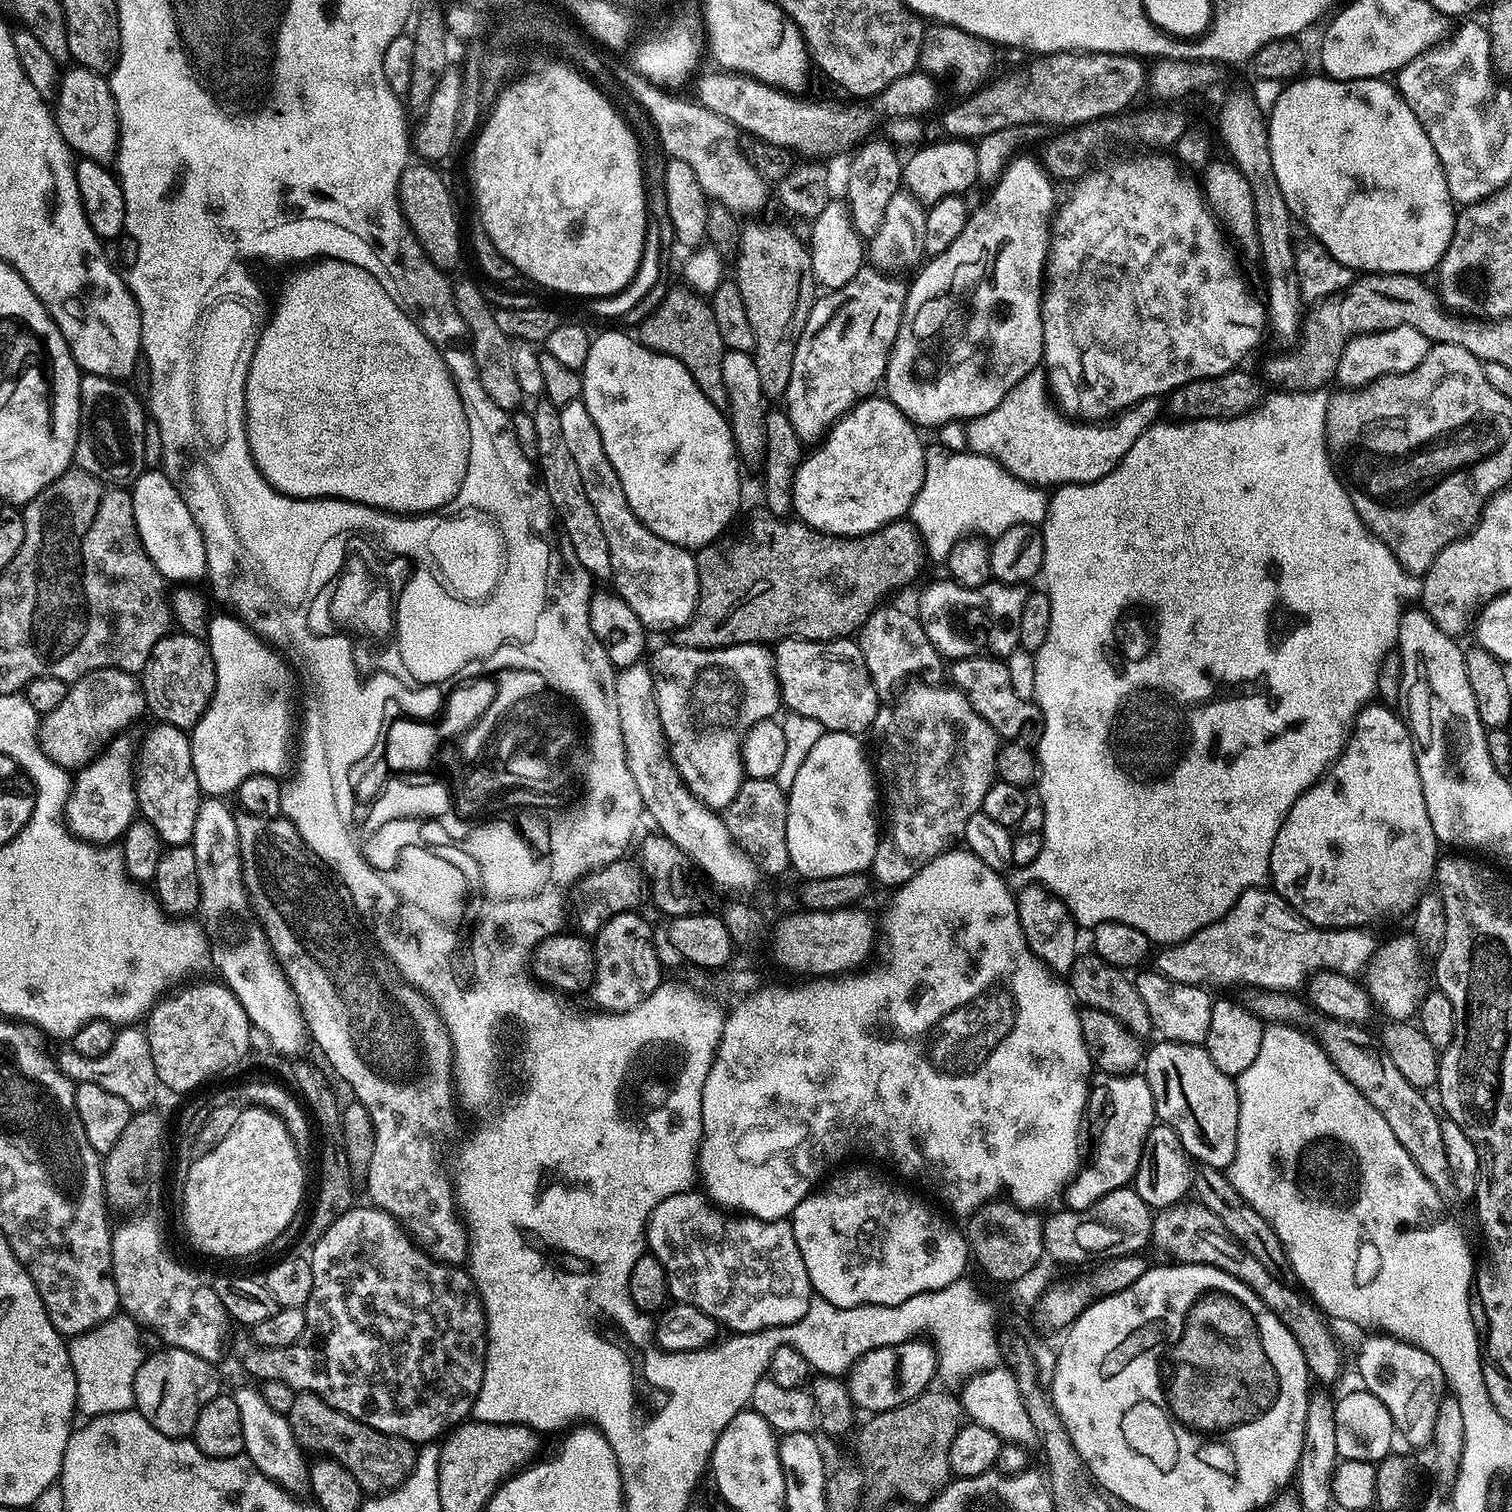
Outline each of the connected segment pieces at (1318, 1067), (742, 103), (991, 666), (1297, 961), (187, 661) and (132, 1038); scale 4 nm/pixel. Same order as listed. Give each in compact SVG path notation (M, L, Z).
M1269 1023L1262 1034L1262 1046L1258 1049L1258 1055L1254 1062L1242 1070L1242 1074L1235 1077L1238 1090L1238 1146L1234 1150L1234 1158L1226 1171L1234 1190L1242 1194L1242 1198L1278 1234L1278 1238L1284 1243L1284 1249L1288 1255L1288 1261L1292 1267L1293 1277L1298 1281L1299 1287L1310 1297L1312 1304L1316 1306L1325 1317L1333 1321L1345 1320L1348 1324L1360 1324L1364 1316L1376 1316L1377 1333L1385 1336L1393 1336L1395 1340L1404 1340L1407 1344L1418 1346L1430 1354L1442 1366L1445 1385L1456 1380L1456 1388L1472 1388L1474 1384L1482 1382L1482 1362L1480 1357L1481 1333L1477 1332L1470 1306L1472 1305L1472 1293L1474 1291L1474 1259L1468 1249L1468 1240L1464 1232L1452 1221L1448 1208L1444 1205L1445 1197L1430 1183L1414 1166L1410 1154L1402 1150L1402 1142L1394 1138L1394 1130L1386 1123L1386 1118L1366 1102L1366 1098L1350 1082L1342 1078L1342 1074L1332 1065L1330 1058L1323 1052L1320 1045L1307 1031L1301 1030L1290 1024Z
M715 70L716 72L712 72L709 76L704 76L700 80L700 96L698 95L698 103L701 104L706 110L710 110L714 114L718 114L722 118L726 118L737 130L741 133L747 134L749 132L750 135L756 136L757 141L773 144L774 146L782 146L783 148L788 149L789 152L793 154L799 154L801 152L801 157L804 158L824 158L820 156L836 156L839 152L848 152L851 153L853 149L857 146L865 143L873 135L872 132L885 118L892 120L896 118L910 118L911 116L915 117L927 117L927 112L931 110L932 107L936 104L936 88L938 88L937 81L933 80L931 76L928 75L927 72L921 72L919 70L911 72L910 74L906 74L902 78L894 78L889 82L884 89L879 92L871 102L848 102L852 104L811 104L808 100L800 100L804 98L797 98L795 95L783 92L781 88L775 88L774 86L770 86L766 82L762 82L761 80L756 80L753 76L746 76L743 72L734 72L731 70Z
M971 656L965 660L953 660L950 664L950 680L967 697L972 709L1005 741L1012 742L1023 737L1020 735L1024 728L1041 719L1042 713L1035 703L1020 698L1014 686L1010 686L1010 670L1003 659L994 656Z
M1261 886L1258 888L1251 888L1246 890L1238 898L1238 902L1234 902L1234 906L1222 918L1218 918L1210 926L1203 928L1198 934L1194 934L1190 939L1184 940L1180 944L1171 946L1164 946L1159 949L1160 952L1156 956L1156 964L1154 964L1155 971L1160 972L1166 978L1170 978L1174 982L1182 982L1183 984L1194 984L1197 986L1203 985L1203 980L1214 980L1218 984L1240 984L1244 986L1251 986L1254 988L1269 988L1272 992L1287 992L1289 990L1296 990L1296 987L1303 985L1307 981L1309 975L1313 972L1340 972L1343 976L1355 977L1357 974L1363 973L1367 967L1368 960L1376 953L1378 947L1378 940L1371 936L1371 931L1364 928L1315 928L1309 920L1303 920L1299 912L1295 912L1275 890L1268 886Z
M179 630L163 636L154 650L150 650L150 658L142 673L142 687L147 711L153 712L157 721L191 730L208 709L216 689L214 658L207 643L201 637Z
M124 1026L119 1029L114 1038L114 1046L102 1054L102 1058L82 1058L69 1055L66 1071L73 1081L94 1082L102 1086L102 1090L110 1090L110 1094L118 1094L126 1106L133 1110L148 1110L156 1100L156 1088L161 1087L158 1074L154 1070L154 1058L150 1058L150 1042L148 1033L140 1026Z

